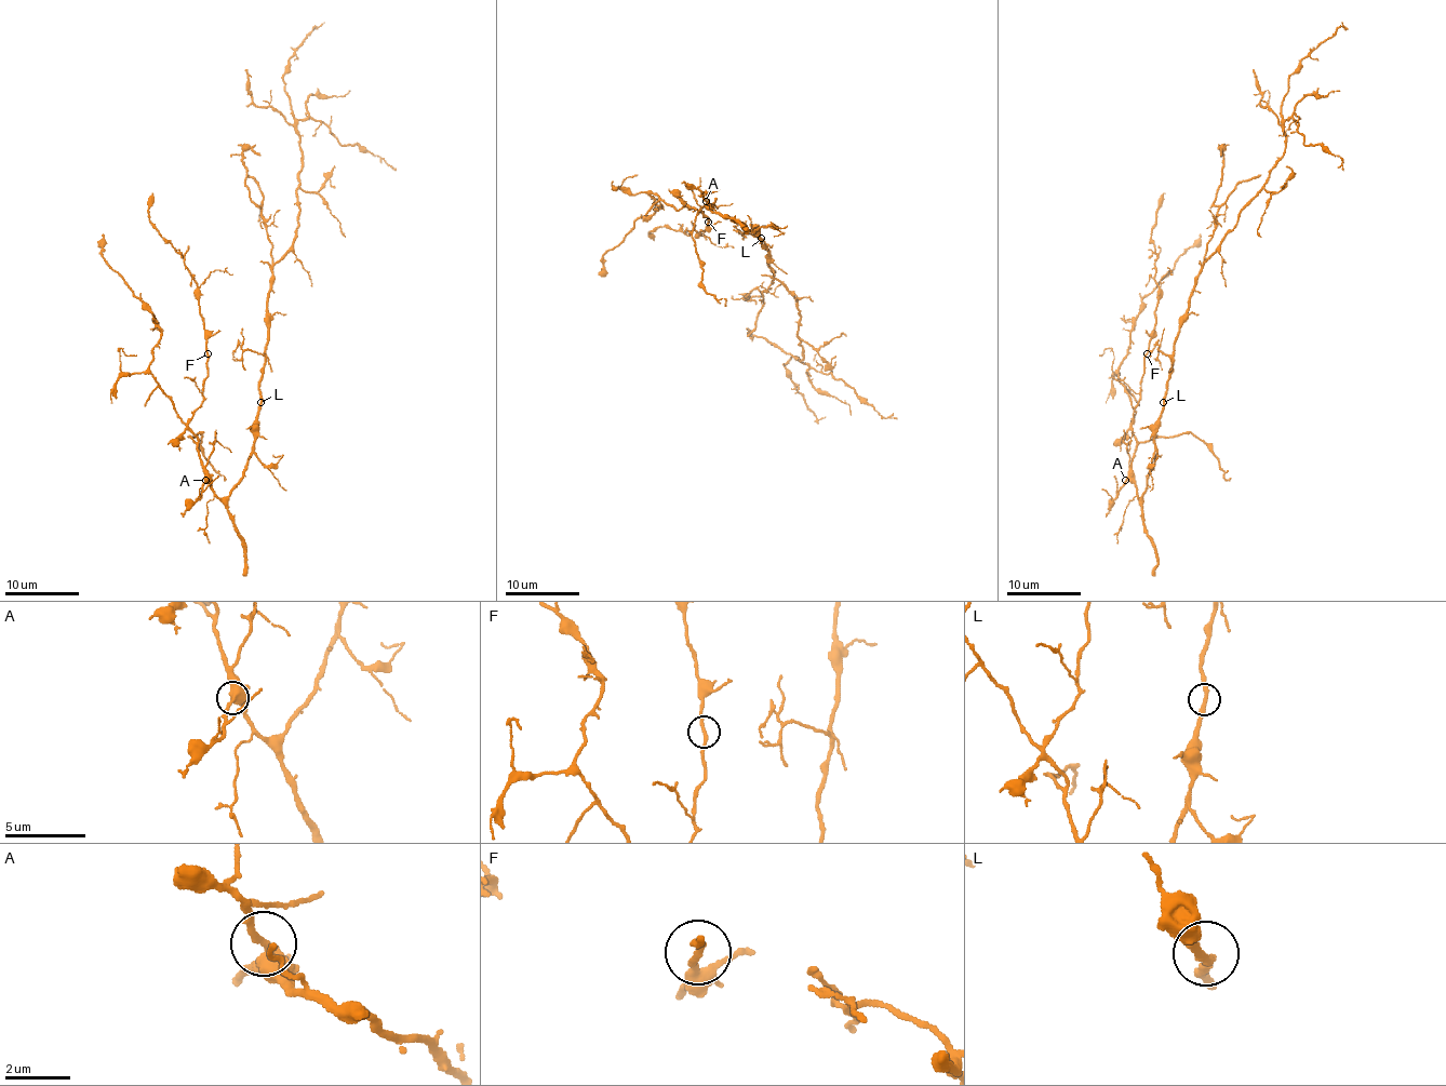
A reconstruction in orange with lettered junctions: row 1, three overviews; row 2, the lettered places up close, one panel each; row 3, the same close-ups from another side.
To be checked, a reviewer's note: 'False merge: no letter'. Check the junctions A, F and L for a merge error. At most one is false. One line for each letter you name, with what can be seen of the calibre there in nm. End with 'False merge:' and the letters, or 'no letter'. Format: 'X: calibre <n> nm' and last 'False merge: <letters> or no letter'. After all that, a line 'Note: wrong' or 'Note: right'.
F: calibre 190 nm
False merge: F
Note: wrong

